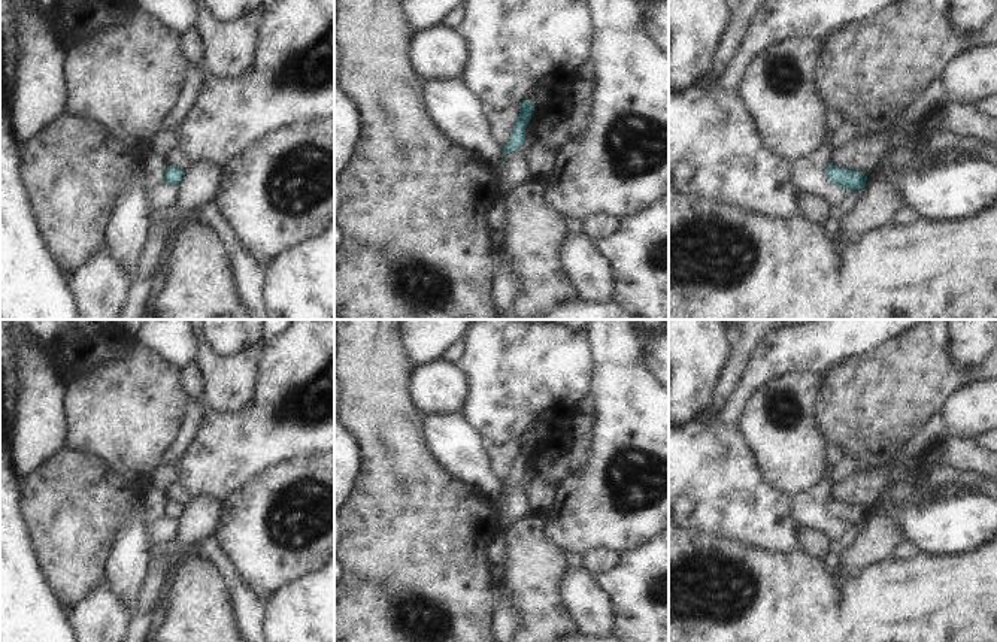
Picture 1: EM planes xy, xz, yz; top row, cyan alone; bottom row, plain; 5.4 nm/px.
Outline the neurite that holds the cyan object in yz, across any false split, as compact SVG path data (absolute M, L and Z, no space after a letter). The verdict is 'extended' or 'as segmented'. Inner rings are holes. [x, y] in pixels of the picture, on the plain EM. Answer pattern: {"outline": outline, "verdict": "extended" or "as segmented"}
{"outline": "M831 497L825 503L825 508L837 521L845 523L849 527L866 521L867 511L860 506L840 503Z", "verdict": "as segmented"}

